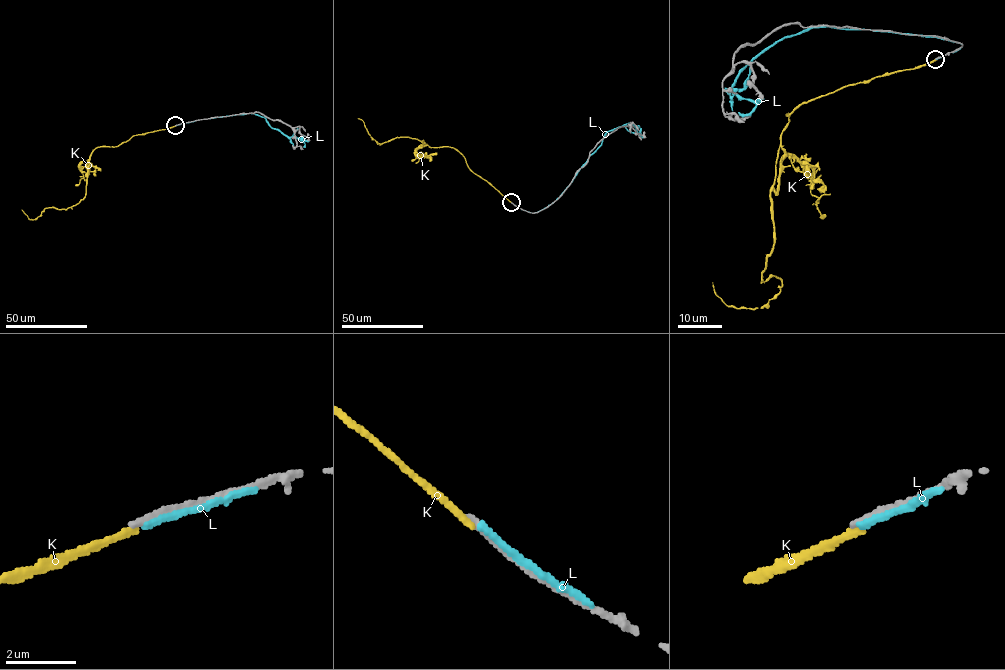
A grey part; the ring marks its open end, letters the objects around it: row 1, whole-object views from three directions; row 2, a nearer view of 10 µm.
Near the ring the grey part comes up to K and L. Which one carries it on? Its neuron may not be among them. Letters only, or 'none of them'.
none of them

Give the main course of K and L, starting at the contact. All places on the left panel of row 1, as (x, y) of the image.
K: (175, 125), (94, 149), (86, 195), (78, 203), (65, 209), (46, 208), (35, 219), (21, 210)
L: (178, 124), (254, 113), (289, 137), (297, 137), (305, 145)

